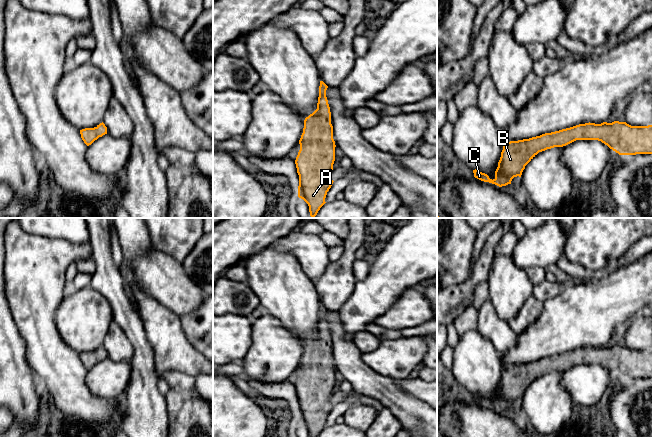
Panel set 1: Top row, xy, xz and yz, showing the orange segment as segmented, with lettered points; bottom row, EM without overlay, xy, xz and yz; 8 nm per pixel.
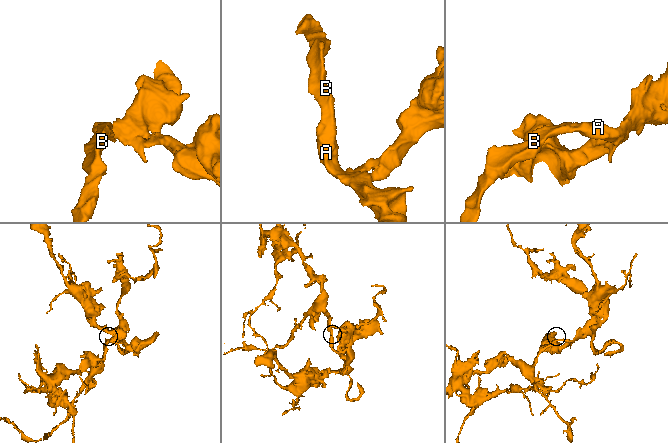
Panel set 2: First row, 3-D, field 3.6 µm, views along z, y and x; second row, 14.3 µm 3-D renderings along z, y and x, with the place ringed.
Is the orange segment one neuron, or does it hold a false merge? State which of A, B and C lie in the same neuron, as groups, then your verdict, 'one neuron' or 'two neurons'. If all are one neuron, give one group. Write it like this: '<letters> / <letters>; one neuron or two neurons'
A B C; one neuron

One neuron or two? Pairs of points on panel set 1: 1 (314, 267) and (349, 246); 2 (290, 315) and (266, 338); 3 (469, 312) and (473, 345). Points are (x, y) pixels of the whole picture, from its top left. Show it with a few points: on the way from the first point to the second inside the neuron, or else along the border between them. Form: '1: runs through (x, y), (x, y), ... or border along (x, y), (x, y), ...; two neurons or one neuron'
1: runs through (324, 266), (326, 264), (338, 264), (346, 256); one neuron
2: border along (269, 313), (300, 338); two neurons
3: border along (477, 311), (477, 327), (467, 330), (460, 337); two neurons

